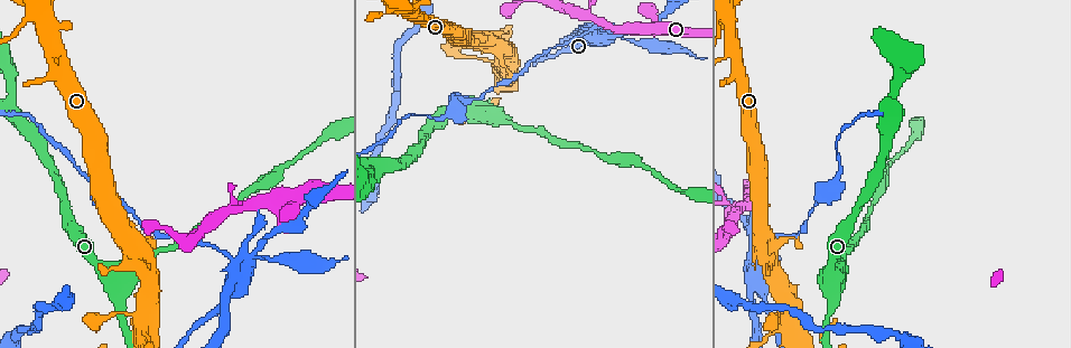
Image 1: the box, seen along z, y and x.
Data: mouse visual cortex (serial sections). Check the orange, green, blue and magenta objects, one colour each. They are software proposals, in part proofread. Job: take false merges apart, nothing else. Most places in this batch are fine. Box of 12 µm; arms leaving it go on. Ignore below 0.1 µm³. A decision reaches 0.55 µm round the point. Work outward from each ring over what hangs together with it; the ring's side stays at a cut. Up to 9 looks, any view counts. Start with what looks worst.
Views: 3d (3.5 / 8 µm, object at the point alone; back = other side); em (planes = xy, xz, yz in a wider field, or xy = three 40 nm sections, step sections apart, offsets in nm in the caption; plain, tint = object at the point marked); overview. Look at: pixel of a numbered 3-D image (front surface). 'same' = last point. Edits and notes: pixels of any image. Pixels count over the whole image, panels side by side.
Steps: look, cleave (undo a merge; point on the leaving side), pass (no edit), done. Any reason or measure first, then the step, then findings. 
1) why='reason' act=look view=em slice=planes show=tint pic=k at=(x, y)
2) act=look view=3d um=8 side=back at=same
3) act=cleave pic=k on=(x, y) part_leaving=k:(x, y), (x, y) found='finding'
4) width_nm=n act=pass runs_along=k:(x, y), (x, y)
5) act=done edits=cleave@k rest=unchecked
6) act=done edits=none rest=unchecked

why='arms part here' act=look view=em slice=xy step=5 show=tint pic=1 at=(254, 257)

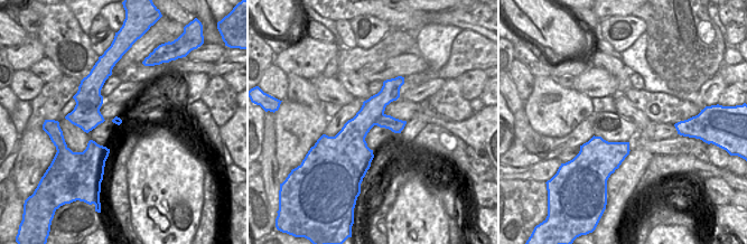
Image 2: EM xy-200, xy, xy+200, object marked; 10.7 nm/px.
act=look view=3d um=3.5 at=same

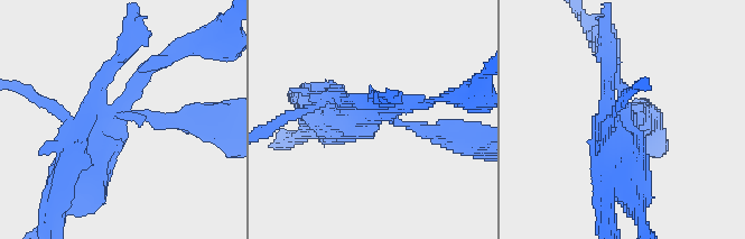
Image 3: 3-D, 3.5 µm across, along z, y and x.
width_nm=280 act=cleave pic=3 on=(419, 128) part_leaving=3:(75, 147), (65, 119), (27, 92) found='a second cell is stuck on'

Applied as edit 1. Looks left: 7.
why='four arms meet' act=look view=3d um=3.5 pic=1 at=(737, 208)

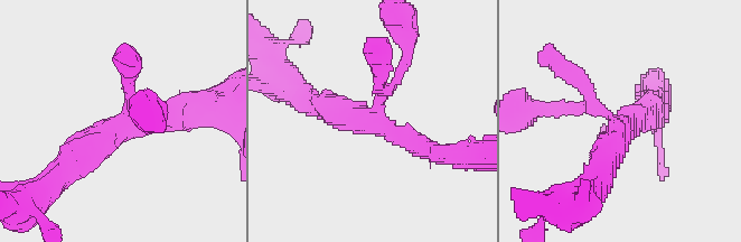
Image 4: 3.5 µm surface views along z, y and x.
arms=4 arm_widths_nm=150,200,250,400 act=look view=em slice=planes show=plain pic=4 at=(621, 123)

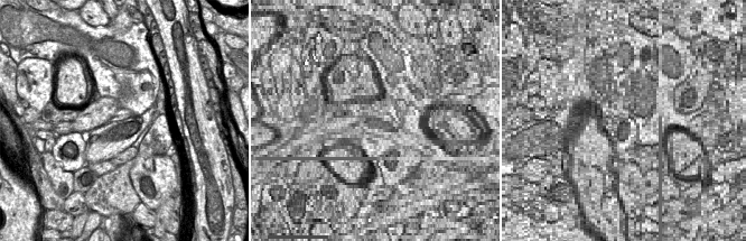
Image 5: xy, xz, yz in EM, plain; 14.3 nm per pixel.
why='with the object marked' act=look view=em slice=planes show=tint at=same

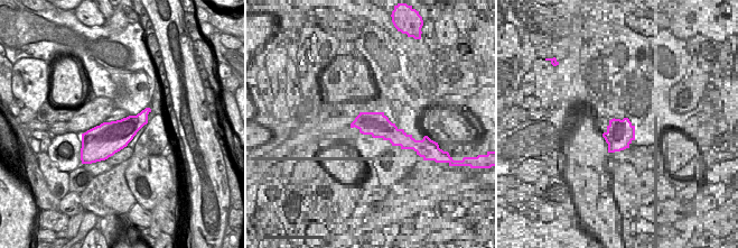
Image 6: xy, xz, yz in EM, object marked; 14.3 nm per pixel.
act=pass runs_along=4:(189, 103), (110, 131), (68, 165) found='one cell here'

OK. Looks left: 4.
why='four or more arms meet' act=look view=3d um=8 pic=1 at=(389, 11)

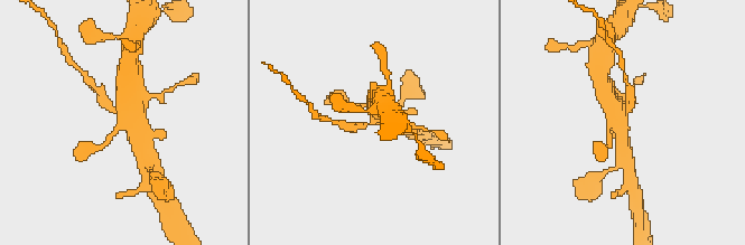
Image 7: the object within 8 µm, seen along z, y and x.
act=look view=3d um=3.5 pic=7 at=(625, 121)

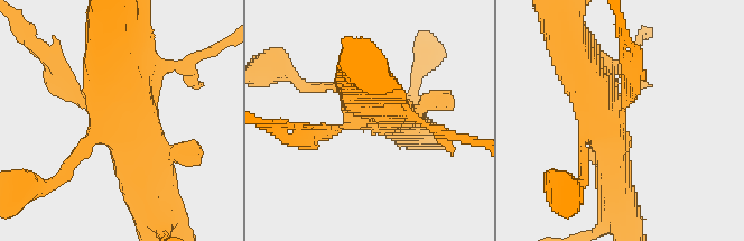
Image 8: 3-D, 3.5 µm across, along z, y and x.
why='shape alone is not enough' act=look view=em slice=xy step=2 show=tint pic=8 at=(616, 121)

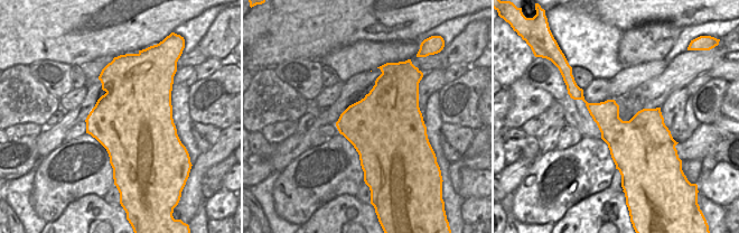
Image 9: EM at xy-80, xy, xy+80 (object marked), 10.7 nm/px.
act=cleave pic=8 on=(49, 77) part_leaving=8:(80, 99), (59, 74), (48, 79) found='a second cell is stuck on'

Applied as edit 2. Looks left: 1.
act=done edits=cleave@3,cleave@8 rest=unchecked

